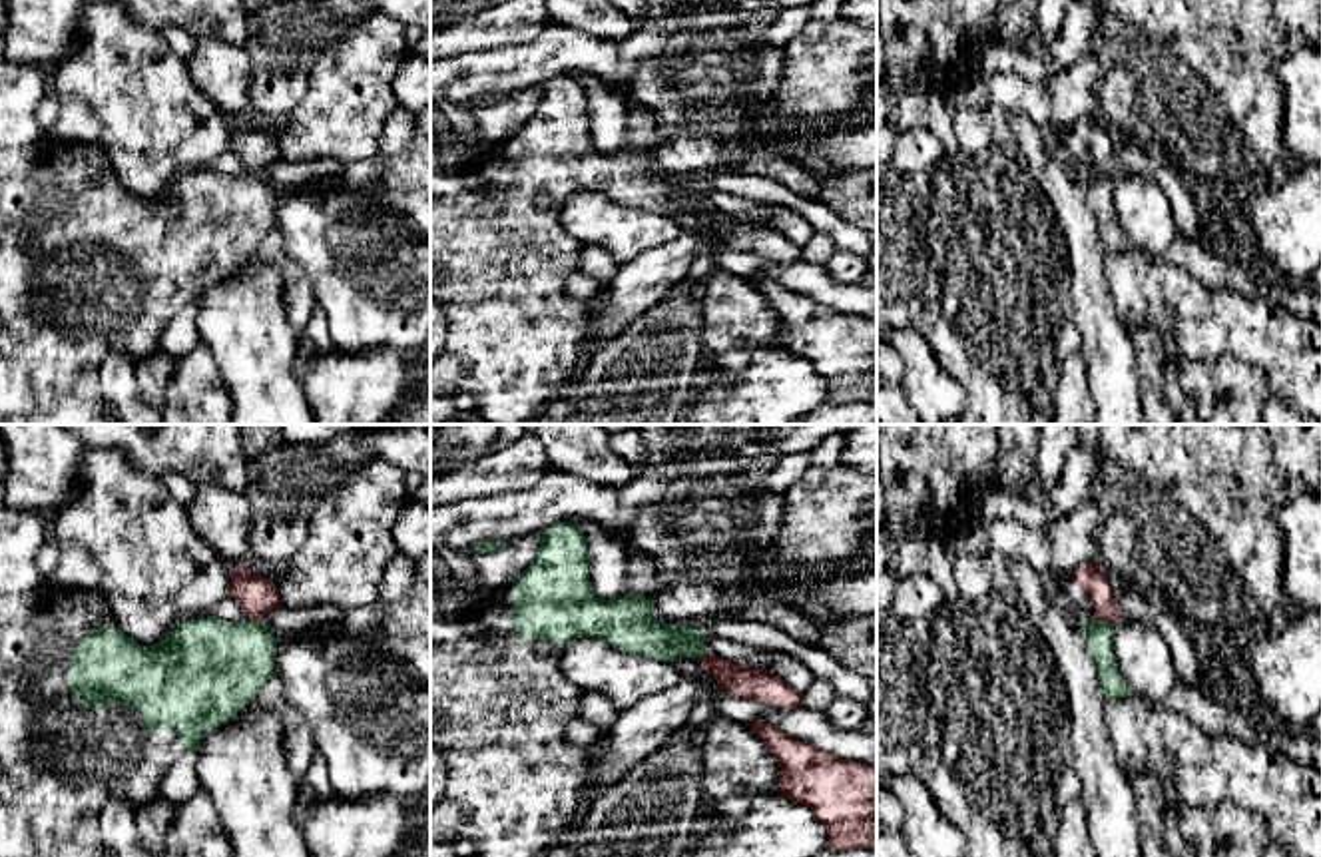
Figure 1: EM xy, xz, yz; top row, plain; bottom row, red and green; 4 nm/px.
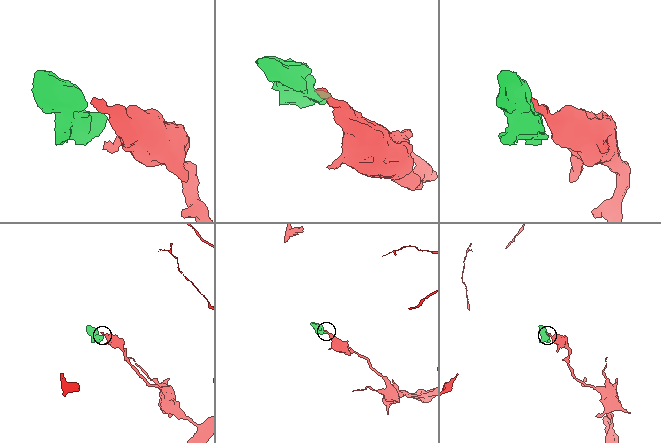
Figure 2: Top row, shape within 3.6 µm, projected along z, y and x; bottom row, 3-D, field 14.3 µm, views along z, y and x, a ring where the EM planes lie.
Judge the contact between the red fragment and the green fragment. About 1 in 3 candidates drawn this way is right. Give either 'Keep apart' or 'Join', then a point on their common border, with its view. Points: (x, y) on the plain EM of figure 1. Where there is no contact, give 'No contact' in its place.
Keep apart. Touches red at yz (1106, 174)

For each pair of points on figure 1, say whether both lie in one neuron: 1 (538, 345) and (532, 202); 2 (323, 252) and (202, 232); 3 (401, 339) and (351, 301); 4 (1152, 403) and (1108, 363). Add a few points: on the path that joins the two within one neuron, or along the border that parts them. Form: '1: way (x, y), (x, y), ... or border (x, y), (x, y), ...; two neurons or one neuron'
1: way (532, 309), (532, 238); one neuron
2: border (271, 186), (275, 192), (273, 226); two neurons
3: way (389, 327), (363, 301); one neuron
4: border (1134, 349), (1144, 403); two neurons

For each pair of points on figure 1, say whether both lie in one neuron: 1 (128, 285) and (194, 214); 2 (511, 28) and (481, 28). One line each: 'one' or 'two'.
1: one
2: one

